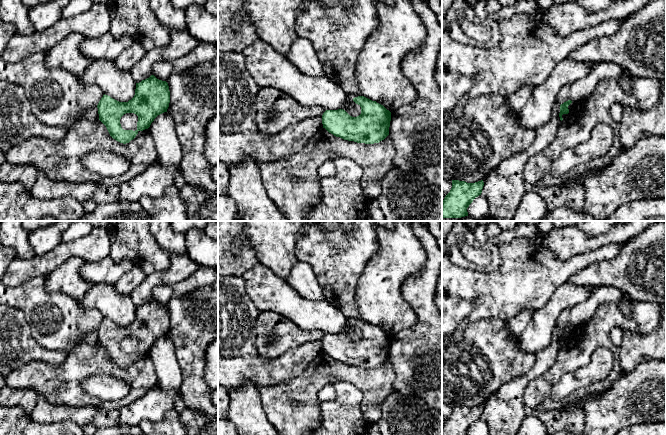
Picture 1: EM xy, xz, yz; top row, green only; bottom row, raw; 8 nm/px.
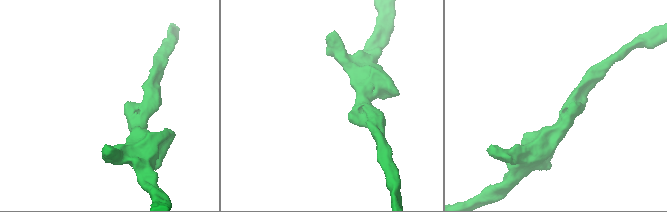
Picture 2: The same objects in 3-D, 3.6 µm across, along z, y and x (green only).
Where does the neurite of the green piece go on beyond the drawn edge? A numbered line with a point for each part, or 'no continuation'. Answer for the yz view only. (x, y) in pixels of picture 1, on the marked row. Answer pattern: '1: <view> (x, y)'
no continuation

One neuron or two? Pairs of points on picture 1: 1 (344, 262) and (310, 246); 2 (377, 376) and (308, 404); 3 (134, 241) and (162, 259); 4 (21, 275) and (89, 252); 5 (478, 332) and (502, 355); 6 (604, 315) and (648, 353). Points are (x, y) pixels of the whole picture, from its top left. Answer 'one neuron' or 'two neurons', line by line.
1: one neuron
2: one neuron
3: one neuron
4: one neuron
5: one neuron
6: two neurons

